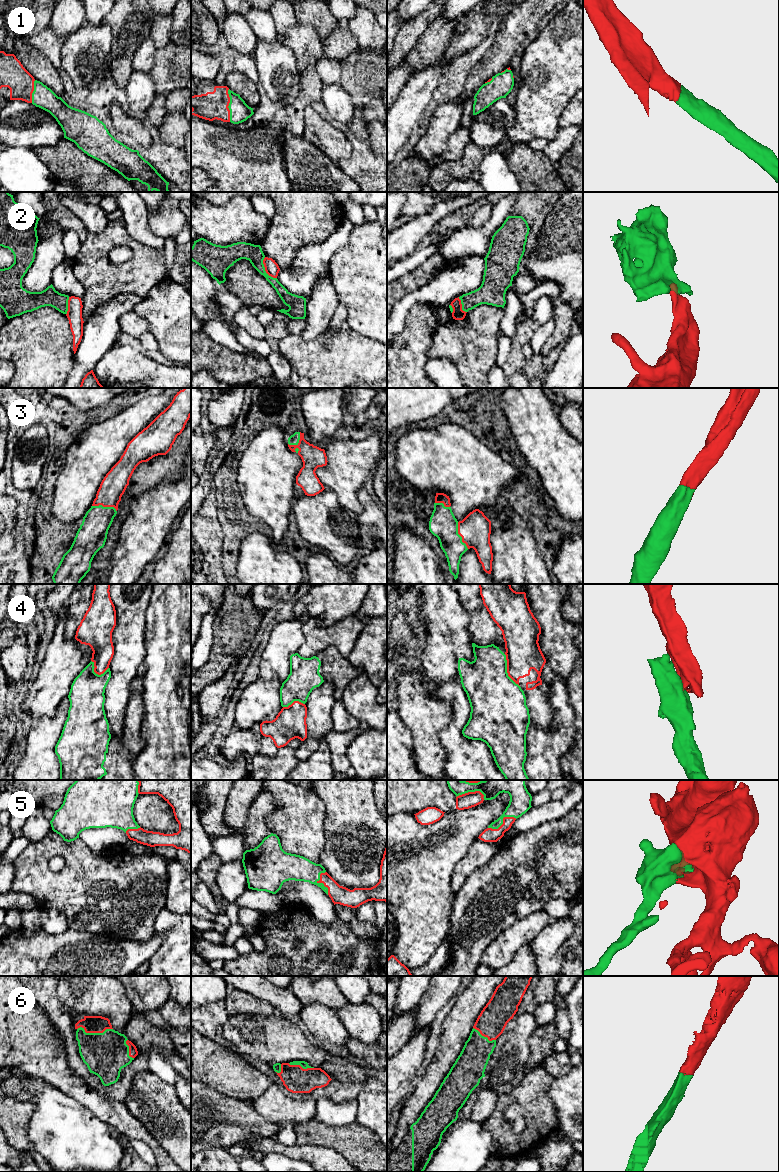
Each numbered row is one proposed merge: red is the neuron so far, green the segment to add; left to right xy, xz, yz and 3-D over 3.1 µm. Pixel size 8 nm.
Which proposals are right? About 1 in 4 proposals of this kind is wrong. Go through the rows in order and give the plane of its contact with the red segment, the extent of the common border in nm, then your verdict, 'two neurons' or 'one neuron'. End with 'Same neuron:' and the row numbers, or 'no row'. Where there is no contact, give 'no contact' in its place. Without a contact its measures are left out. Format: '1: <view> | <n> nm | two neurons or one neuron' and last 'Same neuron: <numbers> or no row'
1: xz | 260 nm | one neuron
2: xz | 200 nm | two neurons
3: yz | 240 nm | one neuron
4: yz | 300 nm | two neurons
5: xz | 190 nm | one neuron
6: xy | 280 nm | one neuron
Same neuron: 1, 3, 5, 6

